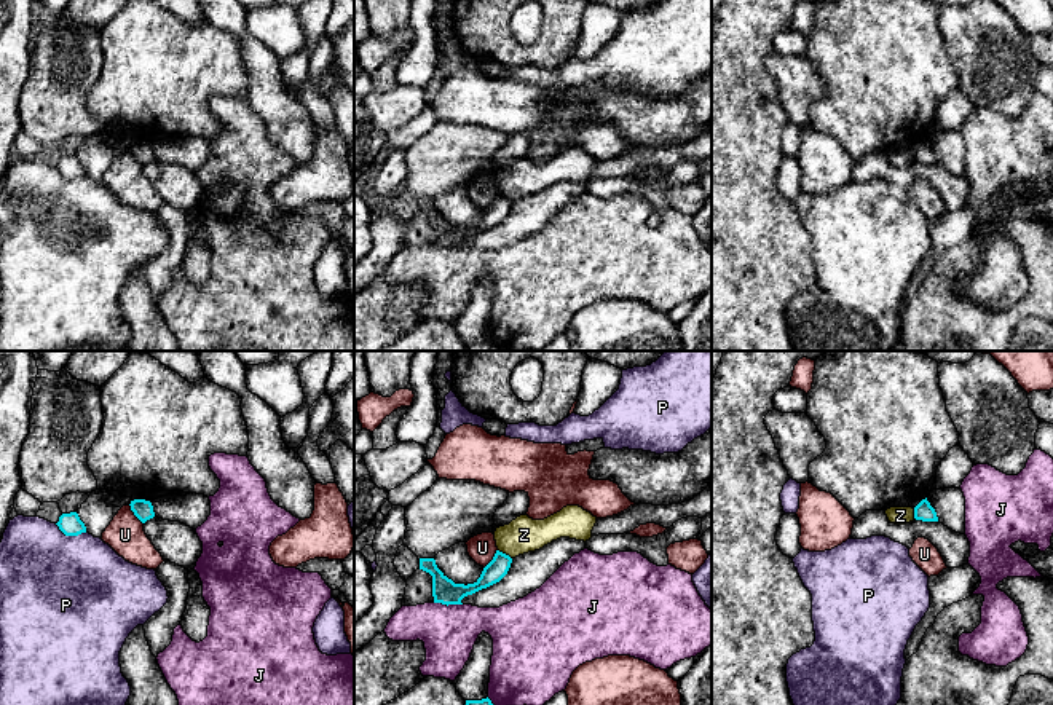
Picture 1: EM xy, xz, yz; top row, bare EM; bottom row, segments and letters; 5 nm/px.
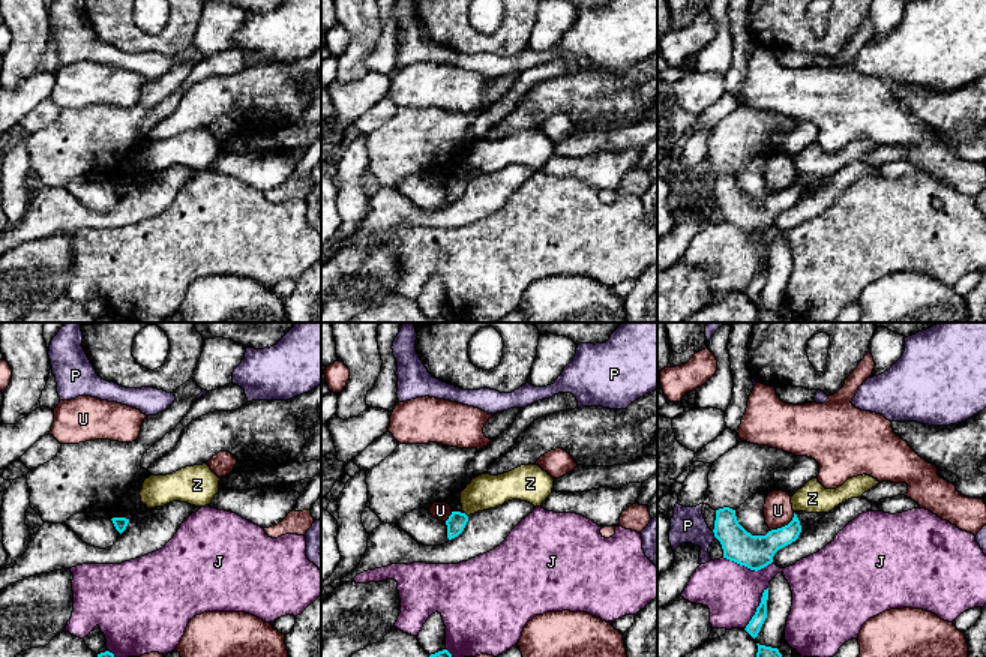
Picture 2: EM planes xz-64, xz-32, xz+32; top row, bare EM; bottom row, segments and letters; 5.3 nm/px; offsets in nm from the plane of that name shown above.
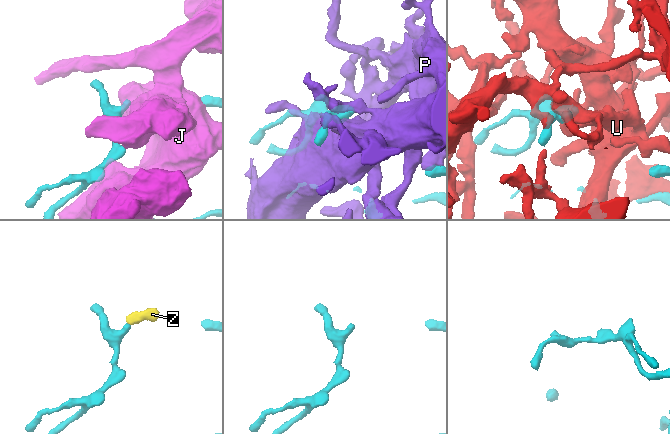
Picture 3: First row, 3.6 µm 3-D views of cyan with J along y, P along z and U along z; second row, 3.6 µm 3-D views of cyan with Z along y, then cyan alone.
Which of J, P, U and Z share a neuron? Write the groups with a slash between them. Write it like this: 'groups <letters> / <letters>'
groups J / P Z / U

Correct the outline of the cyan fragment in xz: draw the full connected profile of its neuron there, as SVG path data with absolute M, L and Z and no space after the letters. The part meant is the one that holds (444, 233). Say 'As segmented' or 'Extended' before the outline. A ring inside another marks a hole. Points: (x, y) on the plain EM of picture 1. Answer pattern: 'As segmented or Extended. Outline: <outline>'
As segmented. Outline: M496 193L493 203L483 211L480 220L474 226L455 226L436 207L434 201L420 201L420 212L432 219L434 246L463 247L461 242L482 231L499 225L509 214L512 201Z

